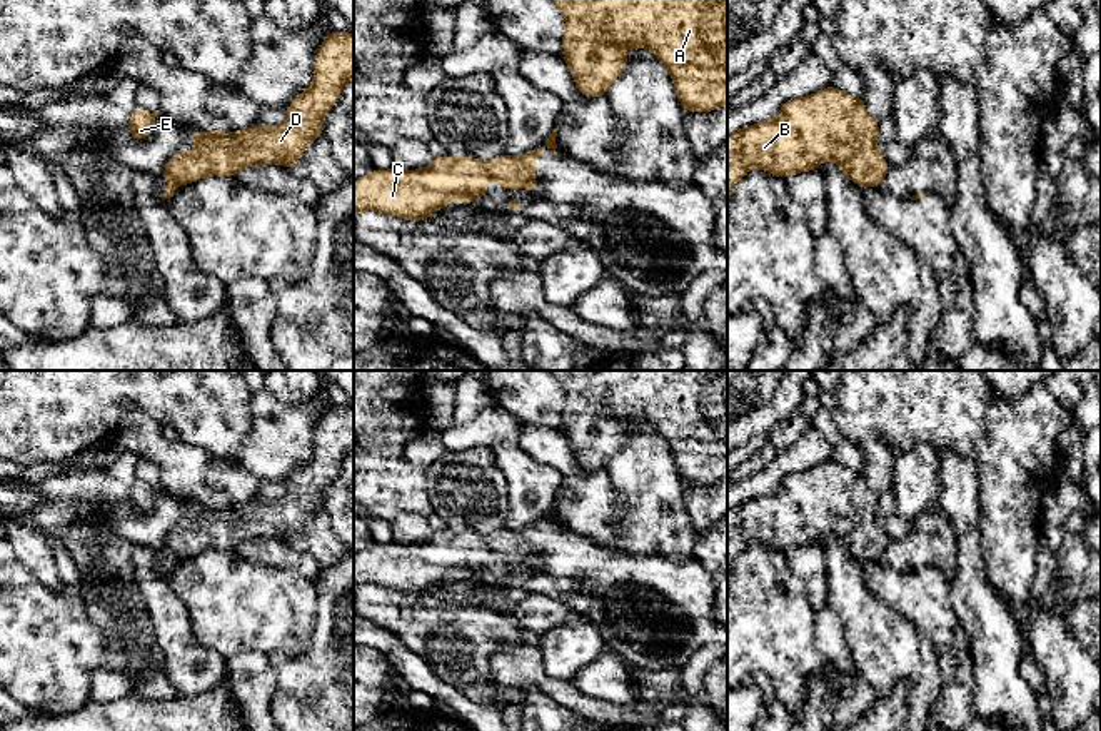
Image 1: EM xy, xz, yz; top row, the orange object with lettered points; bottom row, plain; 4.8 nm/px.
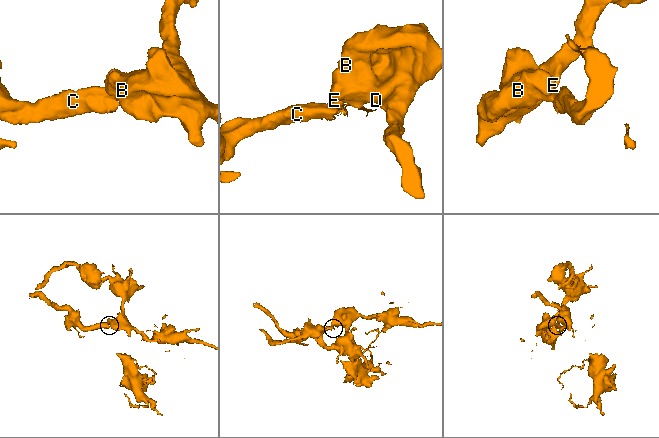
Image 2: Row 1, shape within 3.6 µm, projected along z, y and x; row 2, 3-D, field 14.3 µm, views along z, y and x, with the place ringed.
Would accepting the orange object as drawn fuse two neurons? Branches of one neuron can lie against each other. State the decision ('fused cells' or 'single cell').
fused cells

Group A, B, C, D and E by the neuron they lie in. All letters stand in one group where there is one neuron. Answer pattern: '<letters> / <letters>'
A B D E / C

